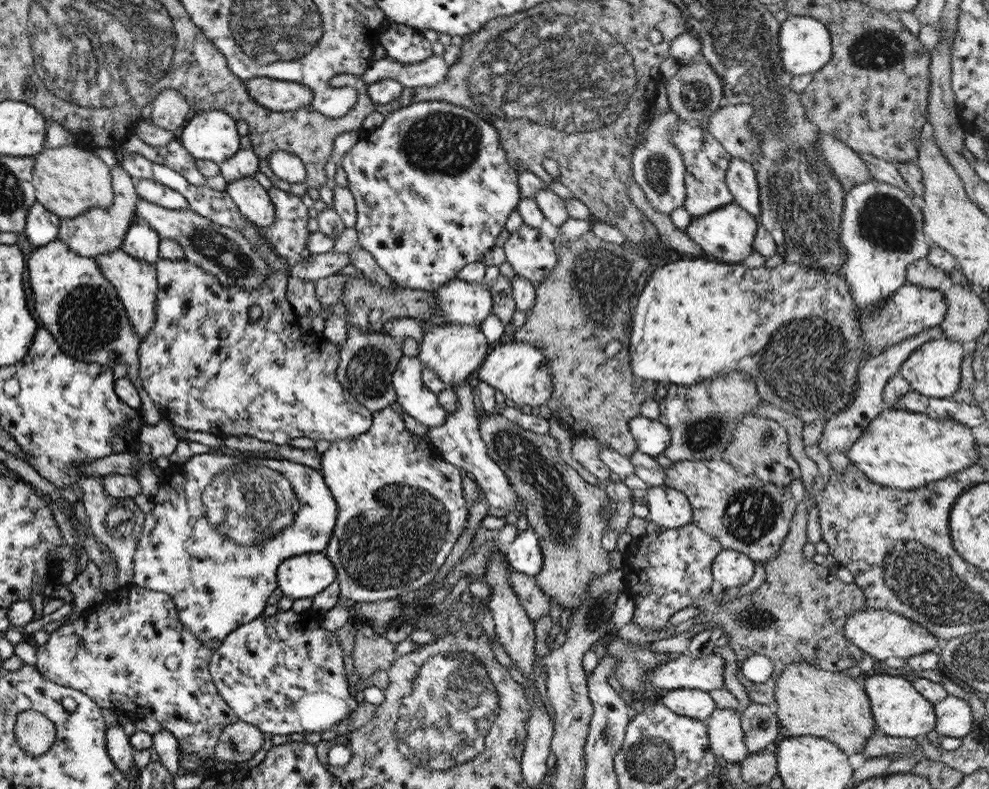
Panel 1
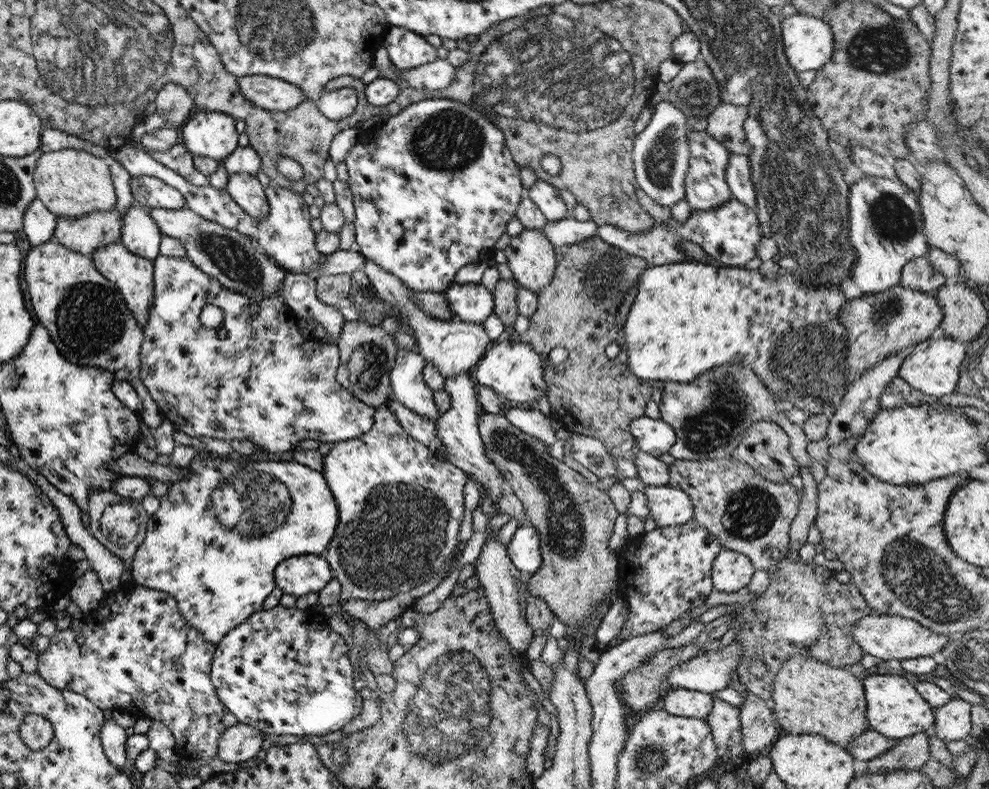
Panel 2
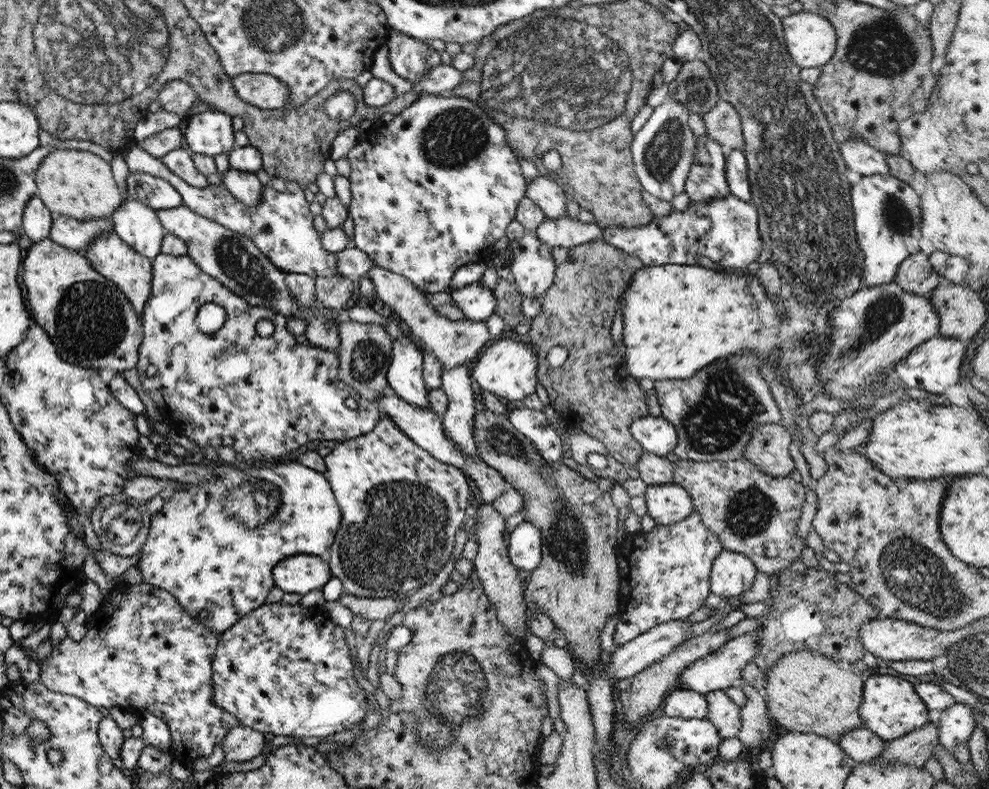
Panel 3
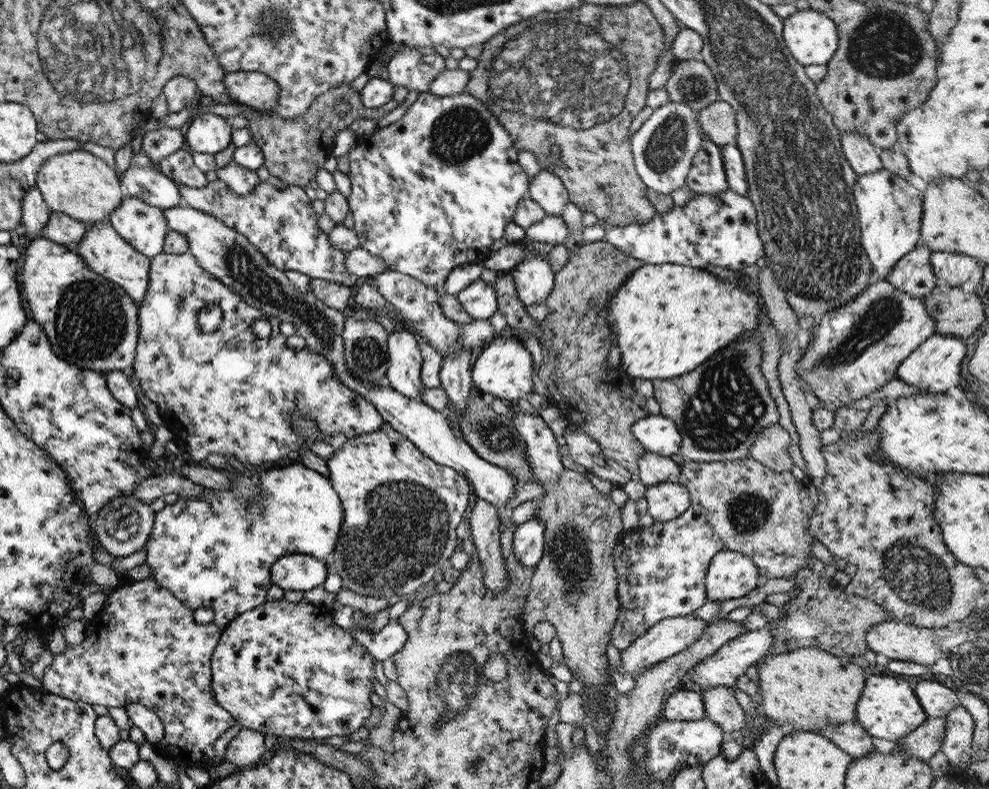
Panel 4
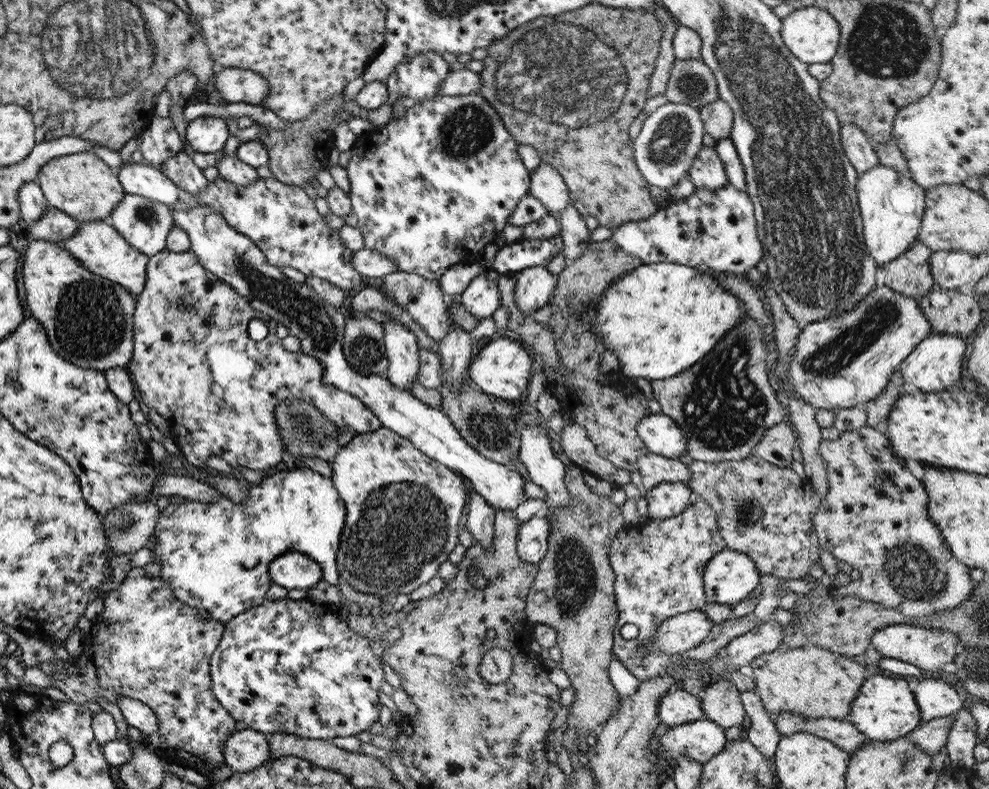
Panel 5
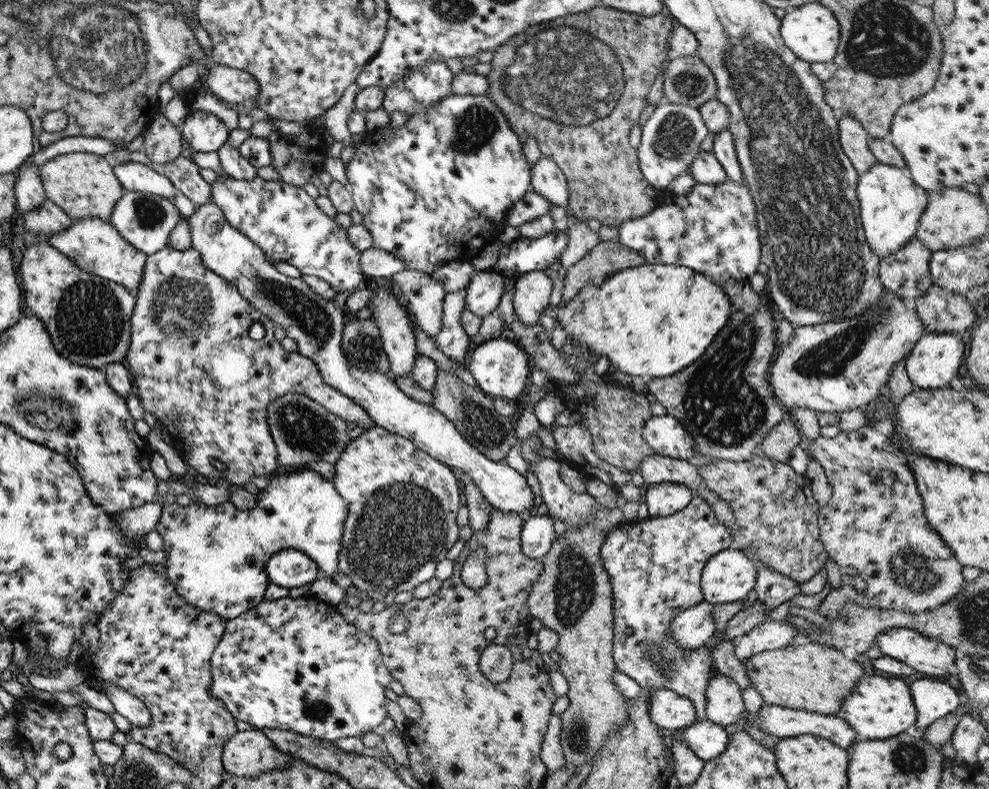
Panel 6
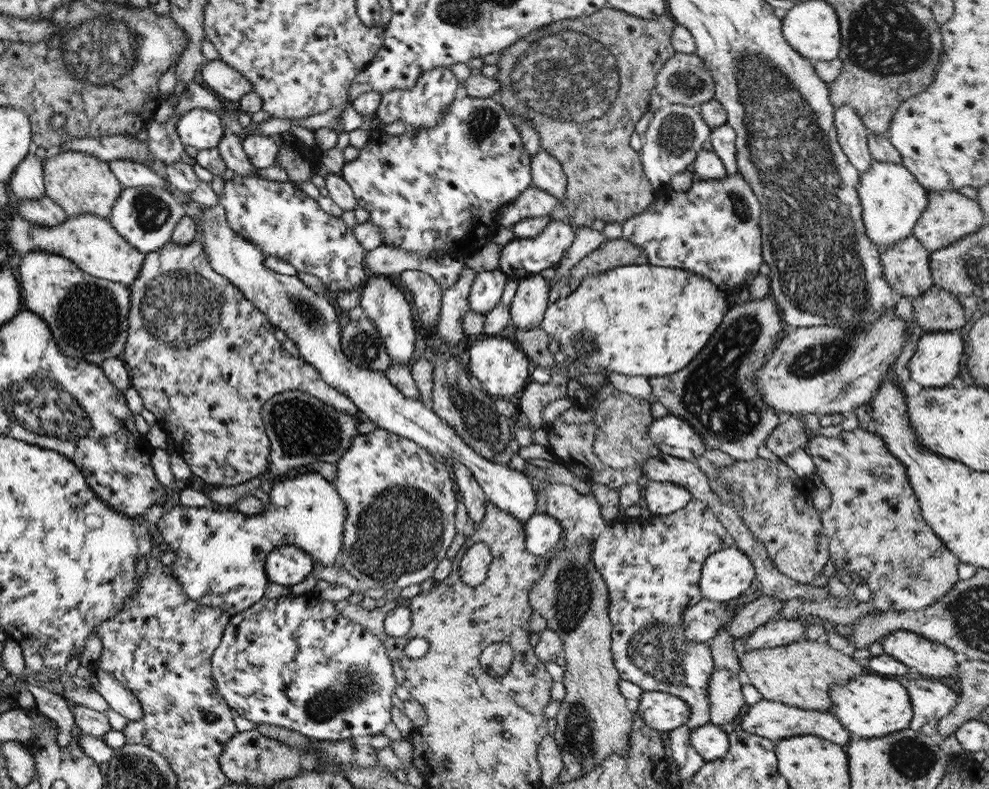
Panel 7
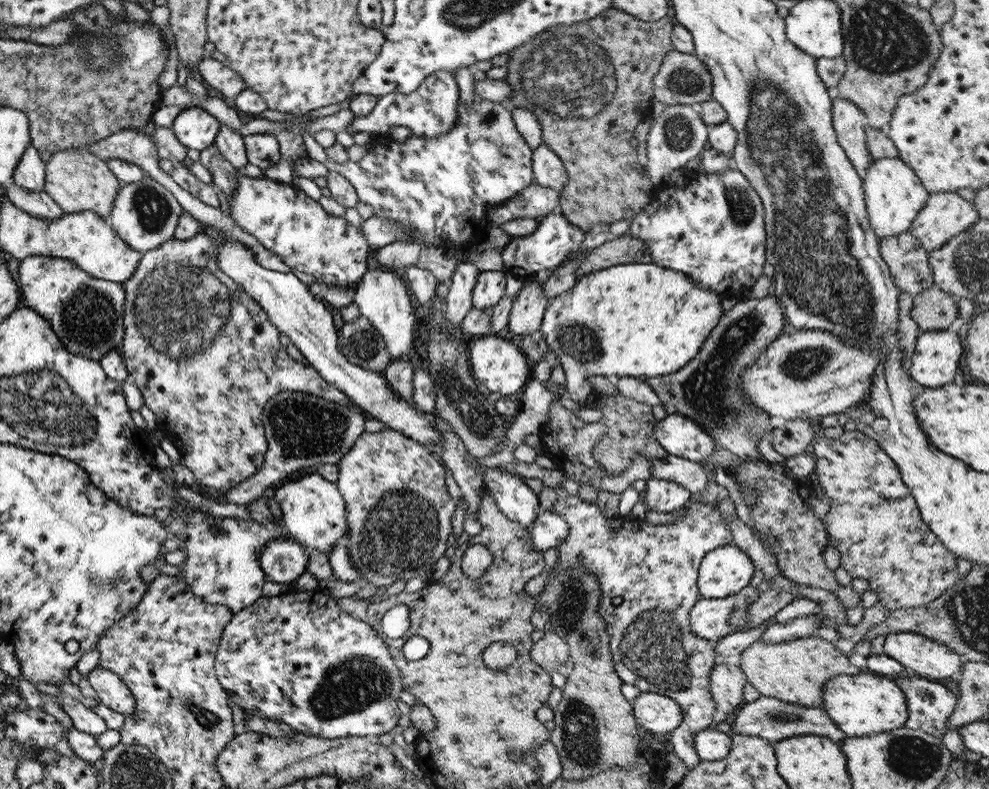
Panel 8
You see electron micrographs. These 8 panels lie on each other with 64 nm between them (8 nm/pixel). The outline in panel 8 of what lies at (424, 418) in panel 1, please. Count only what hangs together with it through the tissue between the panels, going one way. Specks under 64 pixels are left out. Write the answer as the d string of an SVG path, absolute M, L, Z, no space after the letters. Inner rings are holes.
M369 265L363 274L359 284L353 287L353 305L359 309L360 315L365 317L371 327L381 336L385 350L391 359L406 359L405 354L412 349L415 337L415 324L413 308L410 298L407 296L402 278L397 276L396 271L379 270Z

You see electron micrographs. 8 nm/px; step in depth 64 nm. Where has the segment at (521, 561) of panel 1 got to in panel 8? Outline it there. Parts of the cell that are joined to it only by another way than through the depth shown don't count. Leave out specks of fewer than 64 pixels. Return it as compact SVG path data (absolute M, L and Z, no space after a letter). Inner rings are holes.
M546 509L539 513L528 530L533 550L544 553L556 548L560 542L567 538L569 525L558 514Z

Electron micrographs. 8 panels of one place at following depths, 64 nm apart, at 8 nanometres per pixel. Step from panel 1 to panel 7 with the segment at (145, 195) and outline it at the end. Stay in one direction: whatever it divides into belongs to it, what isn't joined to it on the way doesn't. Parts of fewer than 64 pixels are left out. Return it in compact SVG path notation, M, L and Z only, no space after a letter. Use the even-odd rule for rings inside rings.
M115 159L107 163L109 170L122 188L148 186L166 190L162 173L155 172L146 167L146 165L121 159Z

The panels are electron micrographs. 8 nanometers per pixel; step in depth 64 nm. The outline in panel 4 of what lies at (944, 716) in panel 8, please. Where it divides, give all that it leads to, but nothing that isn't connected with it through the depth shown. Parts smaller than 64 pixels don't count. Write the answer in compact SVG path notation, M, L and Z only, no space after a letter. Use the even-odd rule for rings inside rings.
M921 680L912 691L927 718L946 716L959 705L959 699L953 690L937 680Z

